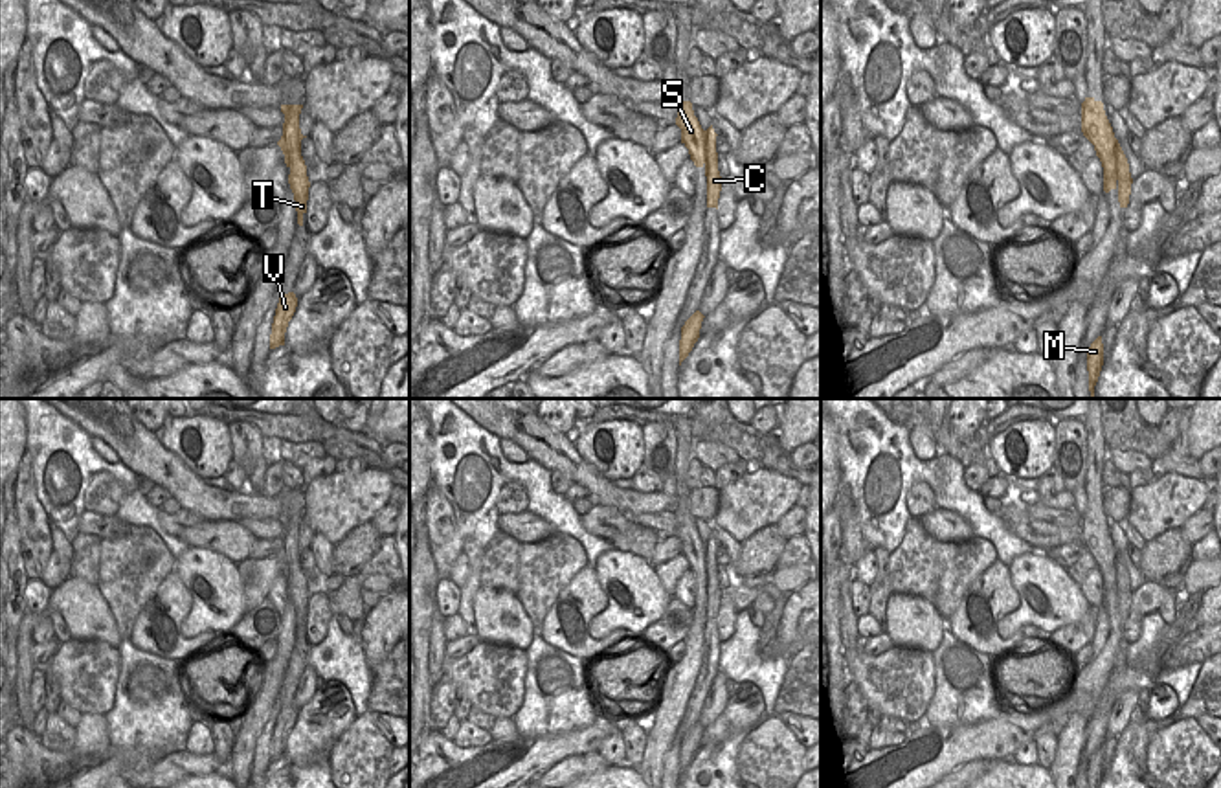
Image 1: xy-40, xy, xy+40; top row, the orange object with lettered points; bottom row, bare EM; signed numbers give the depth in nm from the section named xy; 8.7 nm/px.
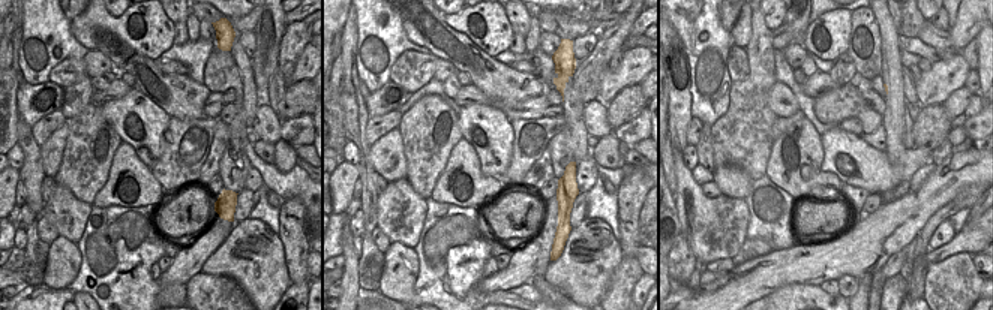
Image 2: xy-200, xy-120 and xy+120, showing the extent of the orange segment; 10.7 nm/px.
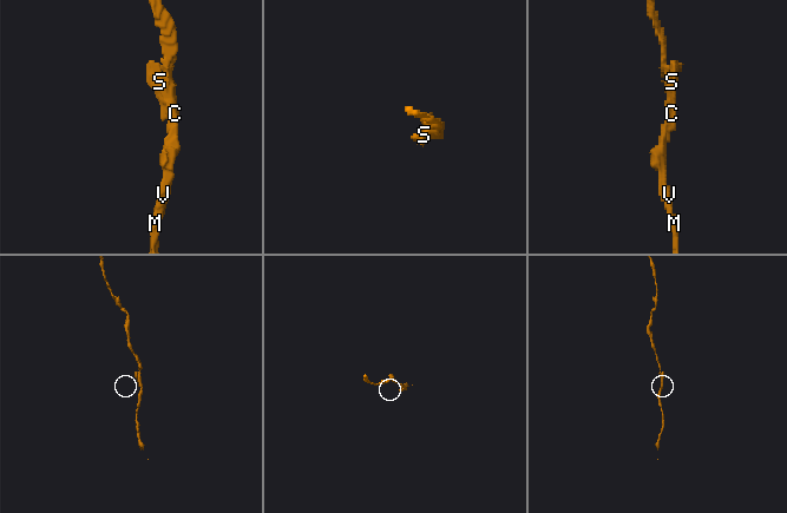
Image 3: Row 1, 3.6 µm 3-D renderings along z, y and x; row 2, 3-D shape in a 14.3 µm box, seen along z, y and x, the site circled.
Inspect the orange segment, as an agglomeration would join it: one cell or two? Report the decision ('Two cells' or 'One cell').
One cell

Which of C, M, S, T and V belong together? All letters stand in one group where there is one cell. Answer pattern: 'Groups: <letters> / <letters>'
Groups: C M S T V

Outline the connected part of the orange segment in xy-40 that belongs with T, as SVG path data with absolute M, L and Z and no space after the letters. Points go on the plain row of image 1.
M281 516L281 523L285 525L283 547L277 553L285 566L285 575L290 580L288 595L294 604L297 636L303 637L303 626L307 625L308 612L308 588L307 577L301 568L301 551L307 549L299 540L299 525L303 516Z

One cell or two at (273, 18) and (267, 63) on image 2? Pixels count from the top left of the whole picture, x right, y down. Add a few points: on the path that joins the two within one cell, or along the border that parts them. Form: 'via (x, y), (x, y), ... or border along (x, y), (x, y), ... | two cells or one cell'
via (275, 29), (267, 39), (267, 53) | one cell

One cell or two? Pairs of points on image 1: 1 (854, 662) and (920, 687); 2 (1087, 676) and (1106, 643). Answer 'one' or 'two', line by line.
1: one
2: one

